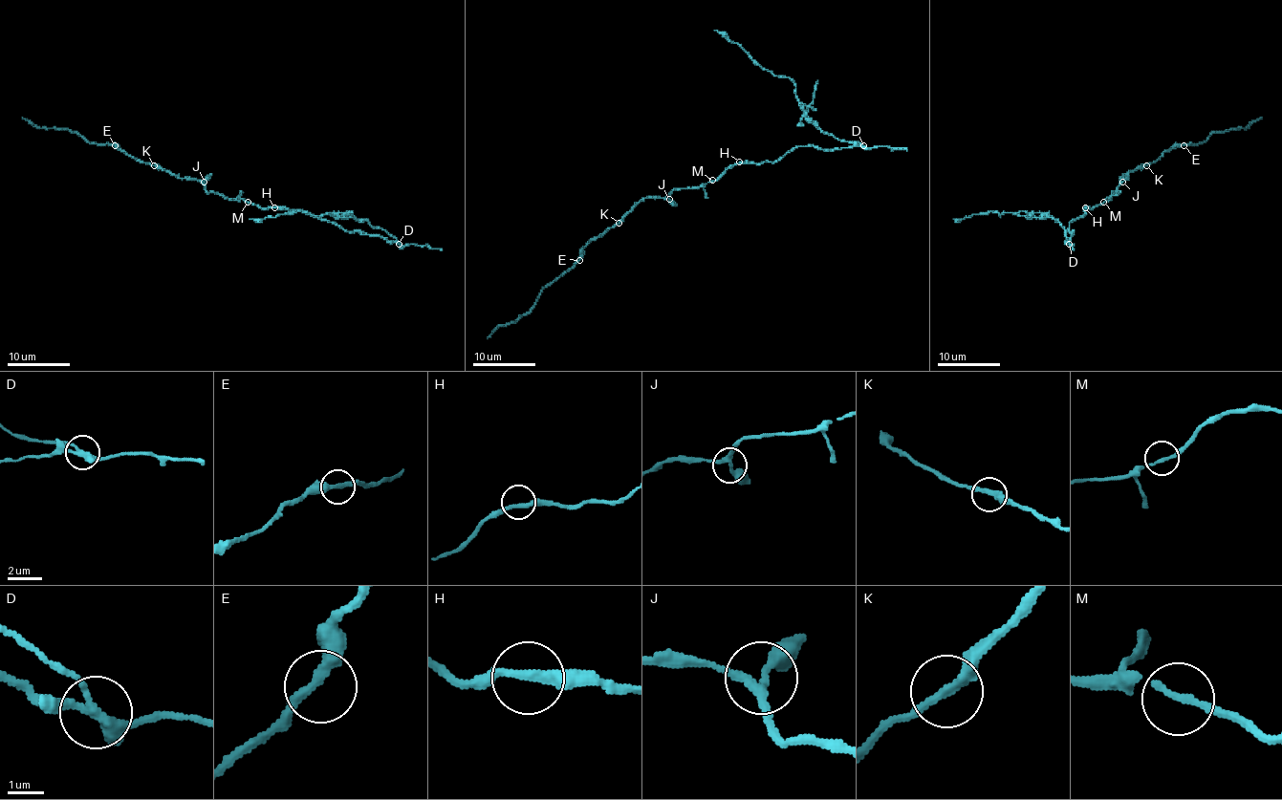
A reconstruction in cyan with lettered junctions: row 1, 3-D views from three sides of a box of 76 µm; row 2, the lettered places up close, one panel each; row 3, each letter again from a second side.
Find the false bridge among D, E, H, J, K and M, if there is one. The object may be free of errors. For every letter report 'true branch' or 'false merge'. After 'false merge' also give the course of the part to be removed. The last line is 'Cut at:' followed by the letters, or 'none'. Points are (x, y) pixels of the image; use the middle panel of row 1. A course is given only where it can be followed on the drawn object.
D: false merge; course (863, 146), (829, 135), (807, 115), (795, 95), (795, 85), (788, 77), (763, 70), (736, 43), (714, 31)
E: true branch
H: true branch
J: true branch
K: true branch
M: true branch
Cut at: D

